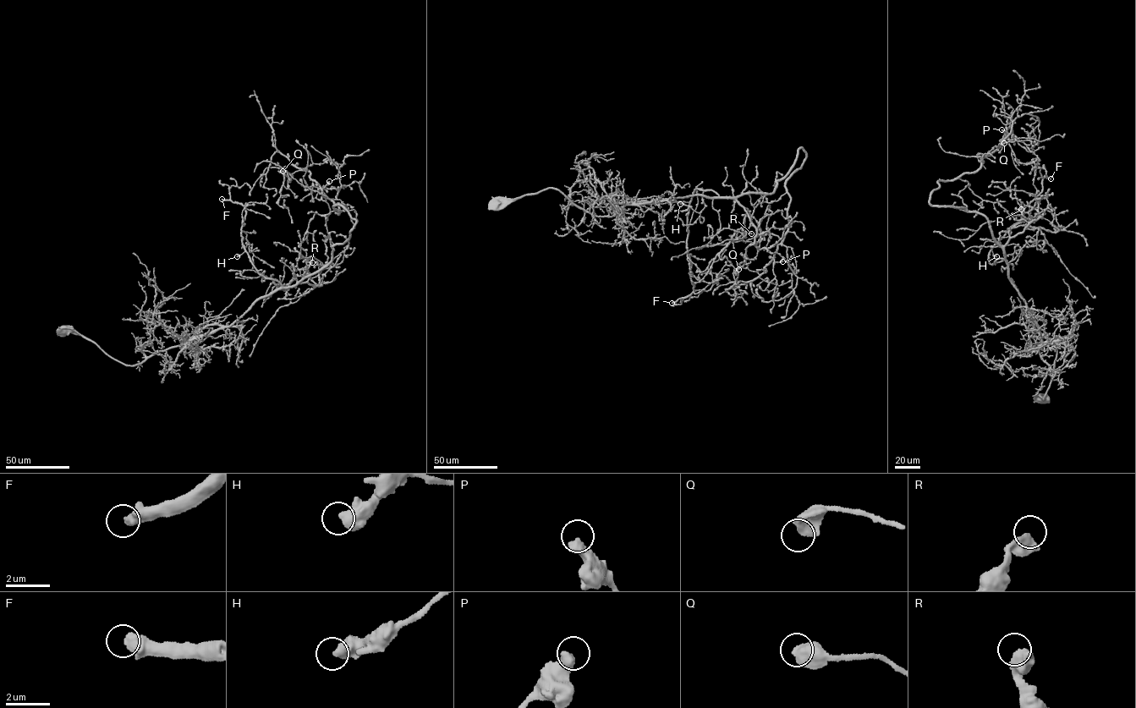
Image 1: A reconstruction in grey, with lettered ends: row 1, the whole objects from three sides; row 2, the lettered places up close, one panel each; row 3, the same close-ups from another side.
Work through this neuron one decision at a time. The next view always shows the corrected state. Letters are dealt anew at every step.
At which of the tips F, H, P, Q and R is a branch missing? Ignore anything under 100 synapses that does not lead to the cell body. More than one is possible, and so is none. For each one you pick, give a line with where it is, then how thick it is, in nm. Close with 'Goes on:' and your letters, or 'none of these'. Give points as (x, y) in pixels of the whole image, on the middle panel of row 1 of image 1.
F: place (672, 303); calibre 360 nm
Goes on: F

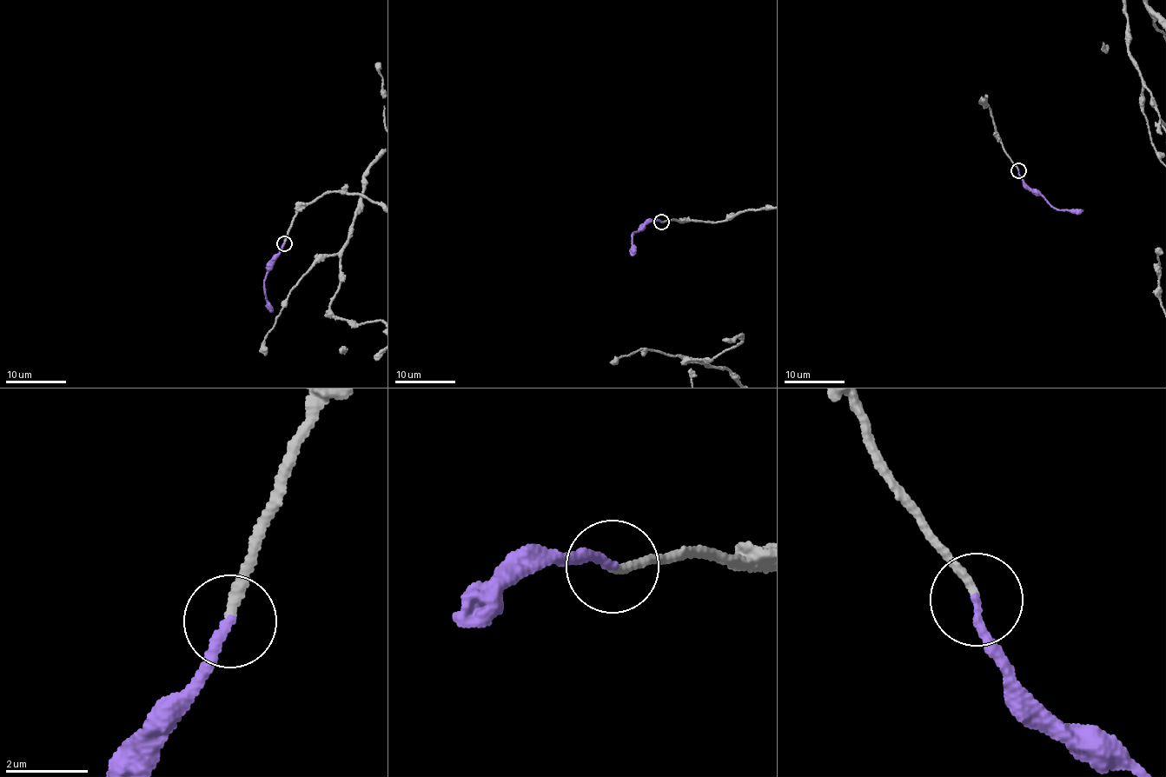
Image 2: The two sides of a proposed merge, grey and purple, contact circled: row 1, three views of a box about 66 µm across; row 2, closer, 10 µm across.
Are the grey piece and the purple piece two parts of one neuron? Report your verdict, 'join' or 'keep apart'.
join

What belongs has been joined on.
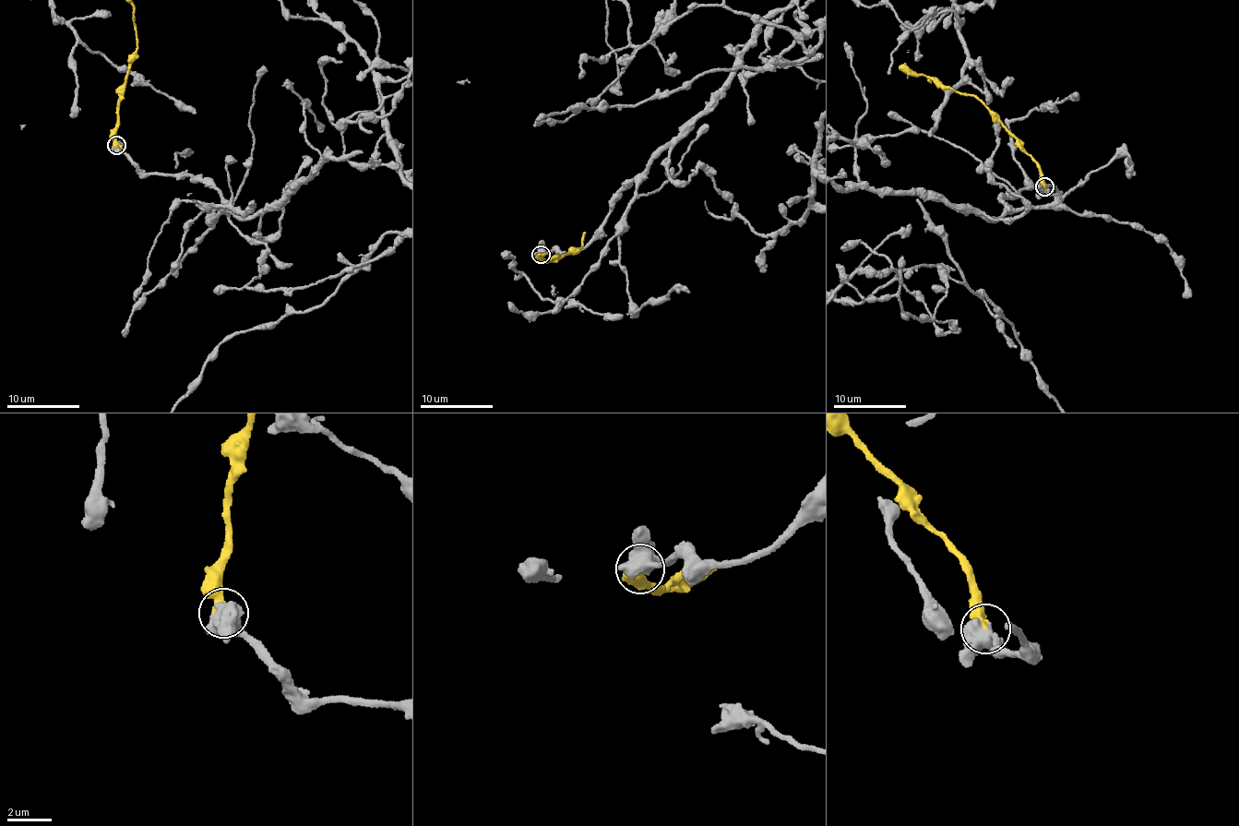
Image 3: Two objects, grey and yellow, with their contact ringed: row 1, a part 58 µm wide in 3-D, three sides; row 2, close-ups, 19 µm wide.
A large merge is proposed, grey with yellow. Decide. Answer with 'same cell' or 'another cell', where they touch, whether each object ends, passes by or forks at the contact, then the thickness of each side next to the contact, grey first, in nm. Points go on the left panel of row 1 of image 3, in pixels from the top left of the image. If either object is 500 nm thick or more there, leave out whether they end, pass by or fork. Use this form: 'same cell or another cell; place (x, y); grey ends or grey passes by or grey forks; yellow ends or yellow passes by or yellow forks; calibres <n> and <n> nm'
same cell; place (116, 145); calibres 650 and 480 nm

